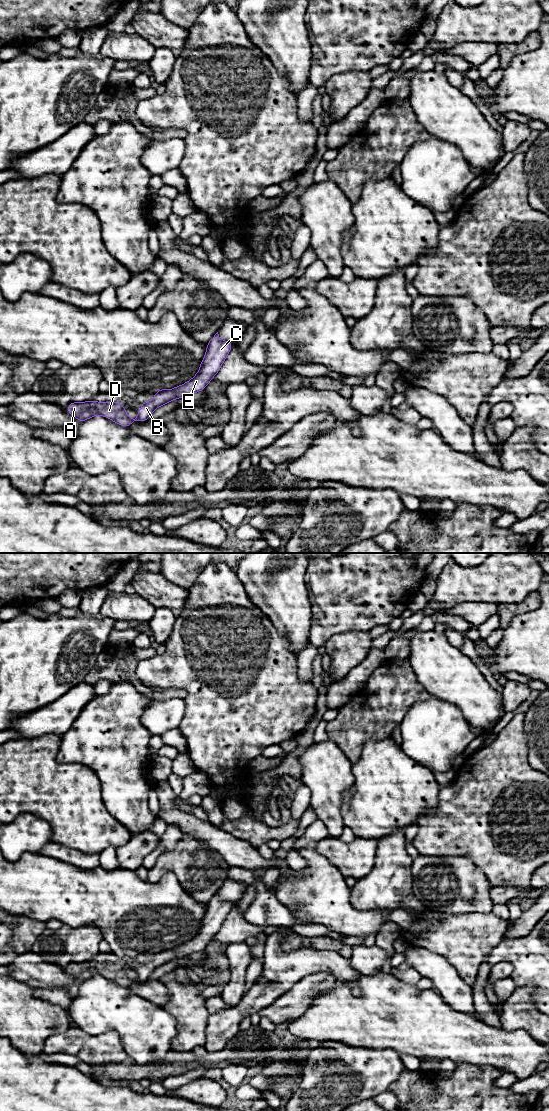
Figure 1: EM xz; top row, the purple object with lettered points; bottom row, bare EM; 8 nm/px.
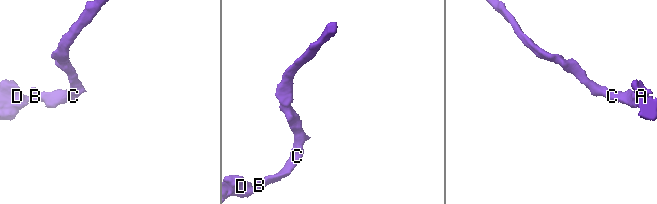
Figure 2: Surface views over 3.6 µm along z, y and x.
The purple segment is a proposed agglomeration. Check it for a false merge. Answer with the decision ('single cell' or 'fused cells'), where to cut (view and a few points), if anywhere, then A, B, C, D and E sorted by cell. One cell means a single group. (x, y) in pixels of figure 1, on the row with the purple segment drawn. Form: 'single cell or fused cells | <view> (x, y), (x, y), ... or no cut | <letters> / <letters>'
single cell | no cut | A B C D E

